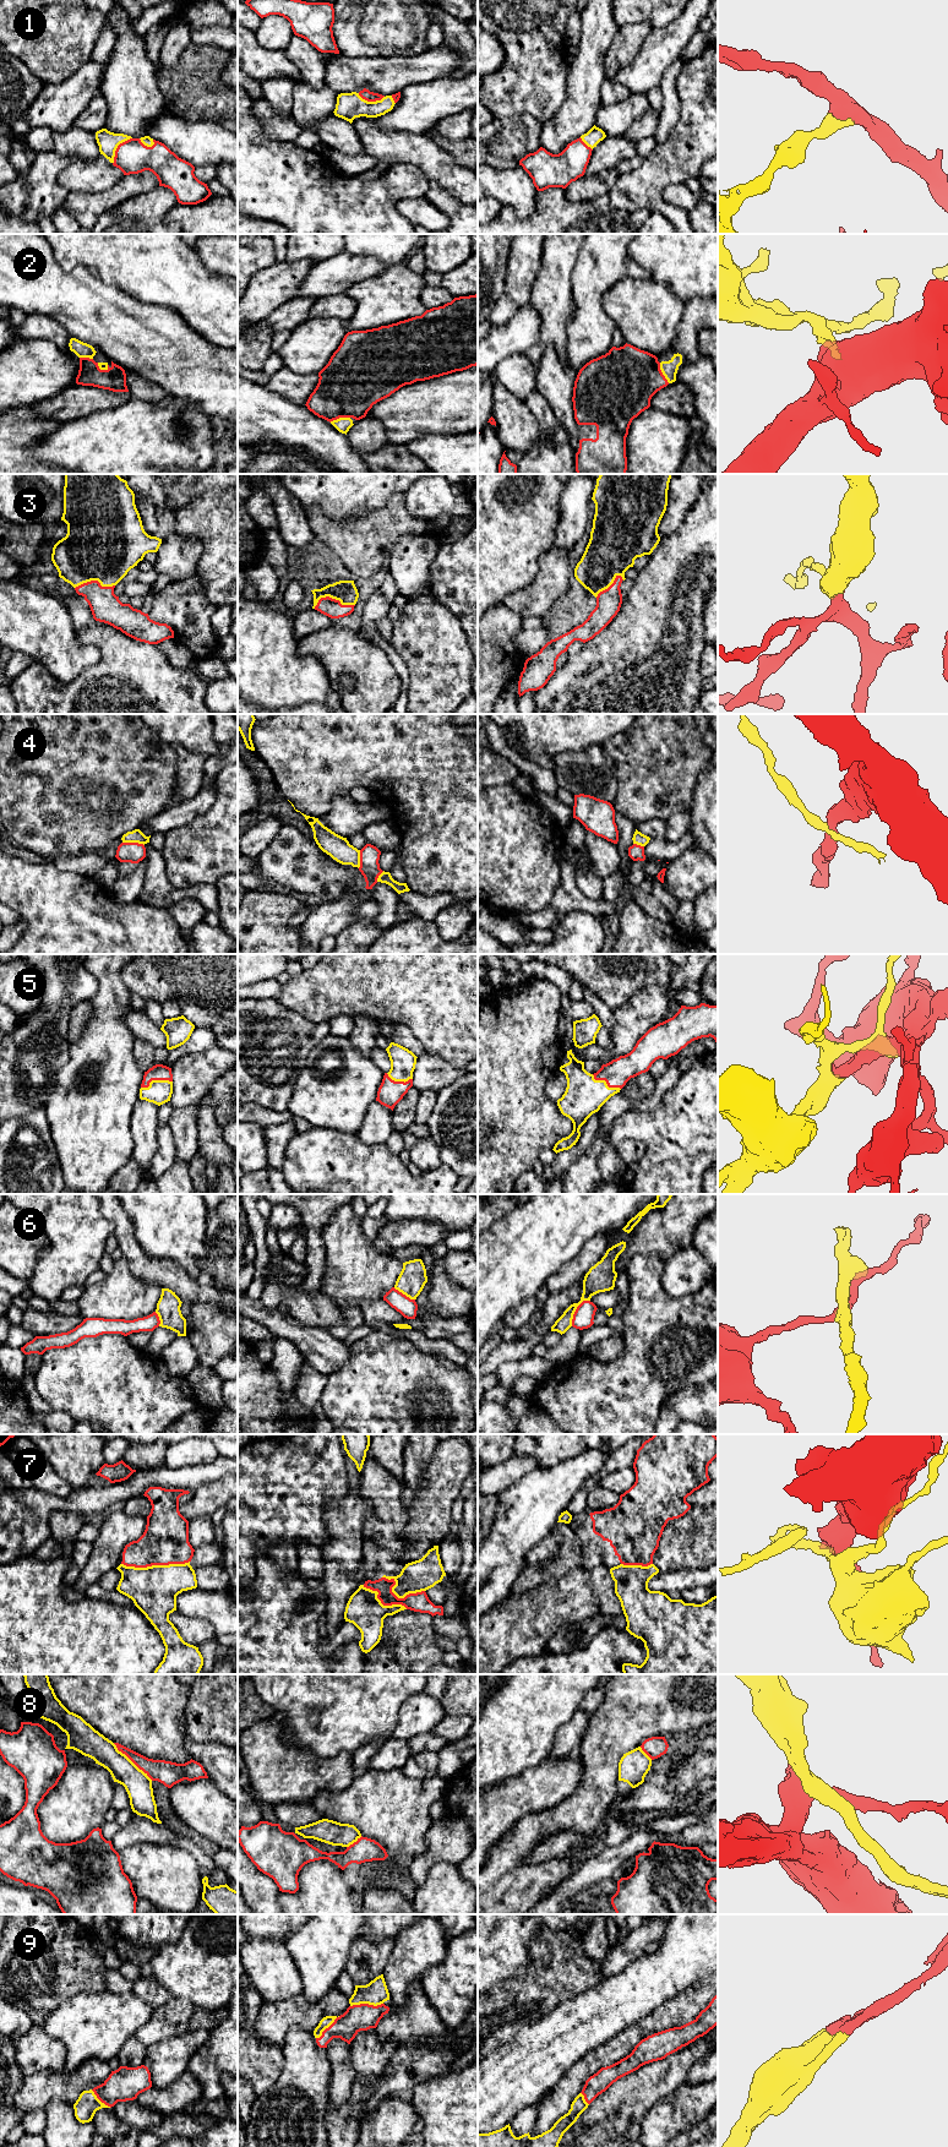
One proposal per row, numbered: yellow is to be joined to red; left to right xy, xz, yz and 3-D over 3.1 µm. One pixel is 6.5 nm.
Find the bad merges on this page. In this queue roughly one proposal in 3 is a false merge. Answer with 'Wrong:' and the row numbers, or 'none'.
Wrong: 4, 6, 7, 8

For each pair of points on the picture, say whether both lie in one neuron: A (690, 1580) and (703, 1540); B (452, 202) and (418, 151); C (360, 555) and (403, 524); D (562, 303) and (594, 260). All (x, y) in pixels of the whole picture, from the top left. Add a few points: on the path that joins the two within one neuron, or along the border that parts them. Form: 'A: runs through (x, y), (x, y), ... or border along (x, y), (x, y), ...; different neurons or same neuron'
A: border along (704, 1567), (664, 1570); different neurons
B: border along (429, 180), (435, 180), (464, 206); different neurons
C: runs through (371, 545), (392, 524); same neuron
D: border along (578, 260), (573, 270), (572, 281), (573, 317); different neurons

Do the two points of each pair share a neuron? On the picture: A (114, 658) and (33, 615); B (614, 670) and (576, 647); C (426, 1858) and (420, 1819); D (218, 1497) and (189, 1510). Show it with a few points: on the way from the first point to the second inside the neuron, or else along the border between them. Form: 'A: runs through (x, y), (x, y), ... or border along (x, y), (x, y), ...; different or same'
A: border along (77, 633), (99, 654), (81, 673); different
B: border along (584, 643), (578, 652), (570, 655); different
C: border along (432, 1821), (426, 1834), (426, 1847), (408, 1863); different
D: runs through (211, 1497), (196, 1507); same

